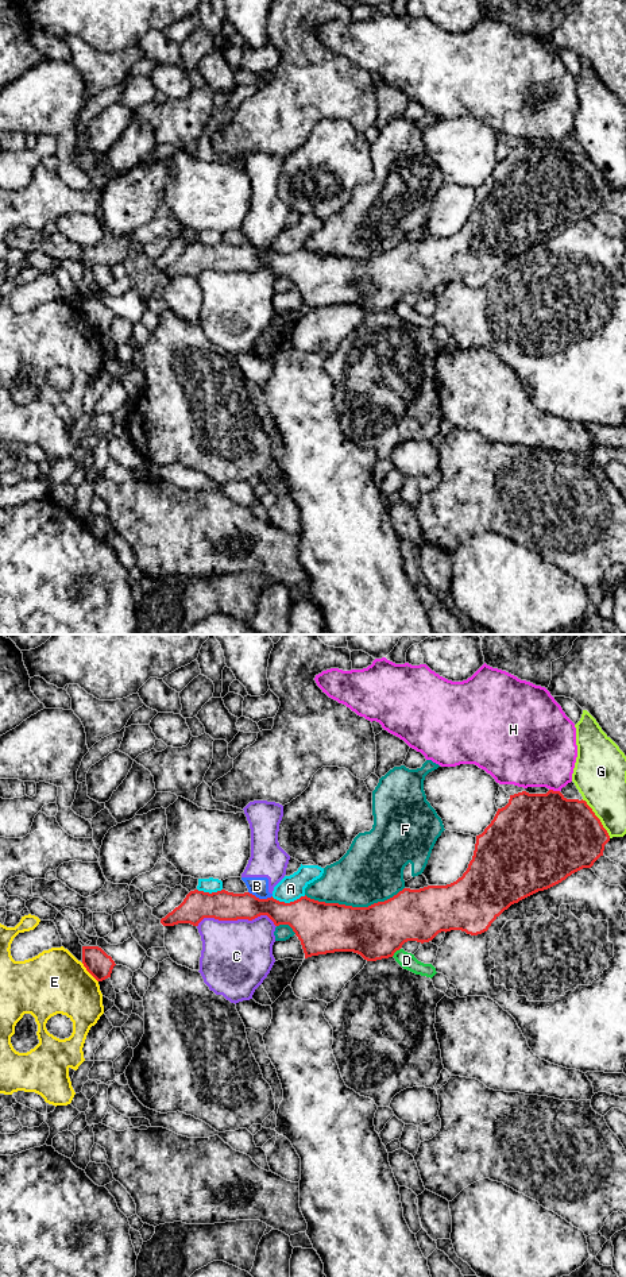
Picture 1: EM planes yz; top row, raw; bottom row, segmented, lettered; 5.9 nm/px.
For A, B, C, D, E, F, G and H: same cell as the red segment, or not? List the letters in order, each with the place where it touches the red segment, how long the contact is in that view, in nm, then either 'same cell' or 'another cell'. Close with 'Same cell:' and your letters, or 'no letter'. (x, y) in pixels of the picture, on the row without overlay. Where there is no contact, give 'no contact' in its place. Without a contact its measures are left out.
A: yz (288, 255) | 200 nm | another cell
B: yz (261, 251) | 150 nm | another cell
C: yz (238, 270) | 480 nm | another cell
D: yz (395, 303) | 80 nm | another cell
E: yz (88, 323) | 160 nm | another cell
F: yz (354, 259) | 600 nm | another cell
G: yz (598, 170) | 280 nm | another cell
H: yz (555, 143) | 70 nm | another cell
Same cell: no letter

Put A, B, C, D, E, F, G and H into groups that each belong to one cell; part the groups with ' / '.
A / B C / D / E / F / G / H

